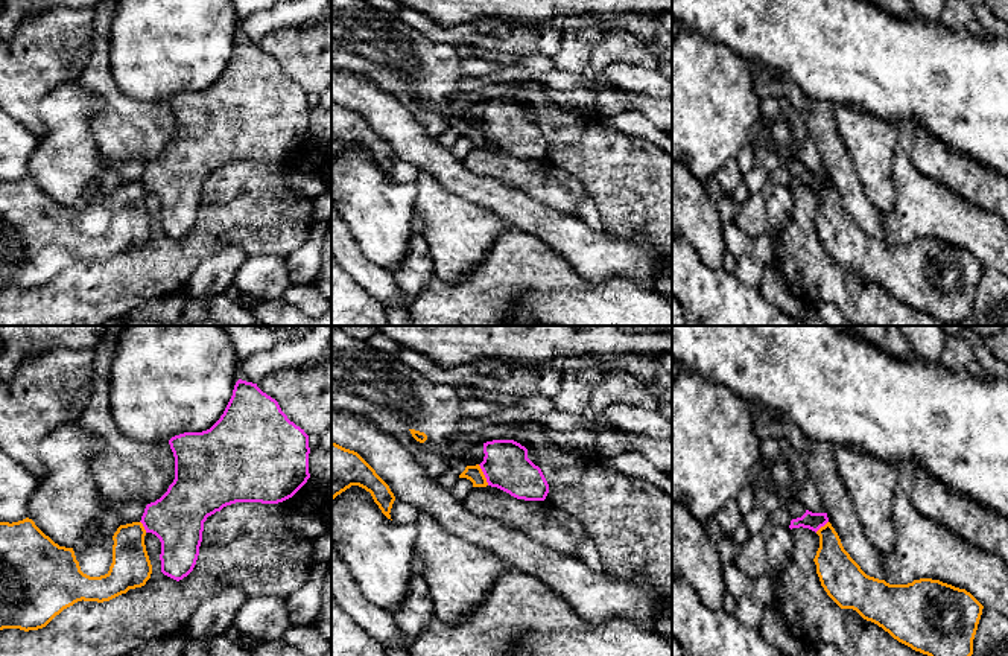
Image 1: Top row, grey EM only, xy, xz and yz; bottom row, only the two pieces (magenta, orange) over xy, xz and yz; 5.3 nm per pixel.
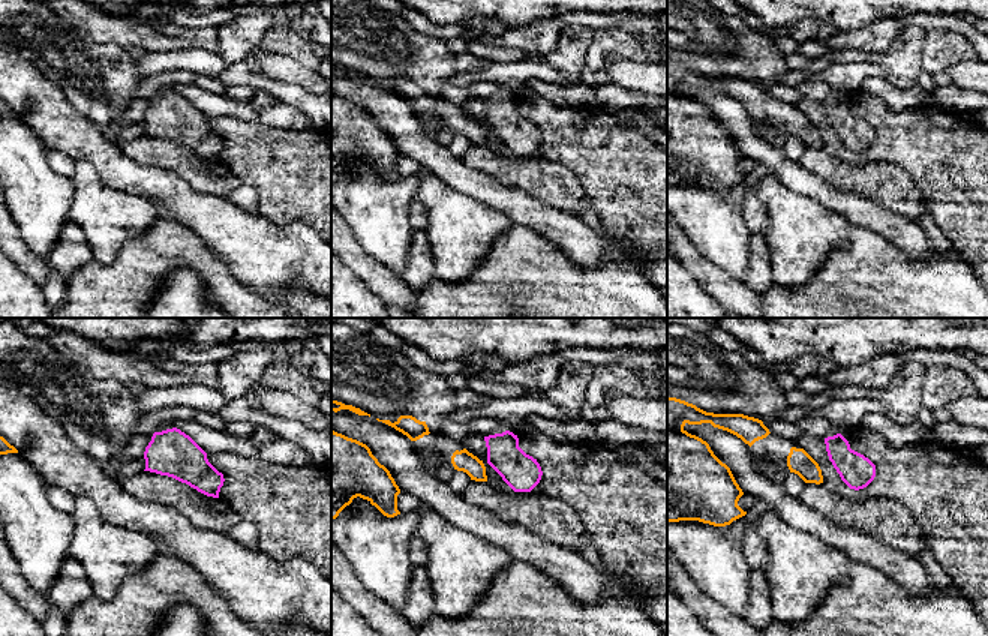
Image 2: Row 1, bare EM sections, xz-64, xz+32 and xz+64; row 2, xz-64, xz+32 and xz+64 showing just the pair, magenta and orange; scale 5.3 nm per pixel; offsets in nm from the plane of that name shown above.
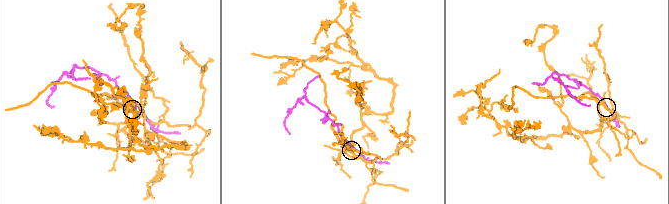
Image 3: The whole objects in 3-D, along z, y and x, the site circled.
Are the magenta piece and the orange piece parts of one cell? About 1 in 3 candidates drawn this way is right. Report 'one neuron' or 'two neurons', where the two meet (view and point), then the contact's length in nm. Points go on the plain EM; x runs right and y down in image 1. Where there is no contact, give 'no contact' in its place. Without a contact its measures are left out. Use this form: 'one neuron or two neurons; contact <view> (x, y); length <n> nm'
two neurons; contact xz (484, 133); length 130 nm

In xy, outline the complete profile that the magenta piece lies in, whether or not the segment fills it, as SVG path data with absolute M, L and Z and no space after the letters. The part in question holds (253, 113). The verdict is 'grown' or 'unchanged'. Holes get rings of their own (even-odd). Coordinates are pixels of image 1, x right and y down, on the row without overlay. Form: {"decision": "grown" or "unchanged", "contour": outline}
{"decision": "unchanged", "contour": "M242 38L210 88L175 94L169 103L175 116L175 139L160 158L146 164L140 181L161 201L161 231L176 240L196 224L208 175L236 161L283 161L310 137L309 94L287 78L275 58Z"}

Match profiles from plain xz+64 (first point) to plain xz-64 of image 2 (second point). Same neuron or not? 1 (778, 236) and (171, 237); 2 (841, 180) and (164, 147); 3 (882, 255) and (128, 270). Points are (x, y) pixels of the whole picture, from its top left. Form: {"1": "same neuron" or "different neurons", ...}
{"1": "different neurons", "2": "same neuron", "3": "same neuron"}

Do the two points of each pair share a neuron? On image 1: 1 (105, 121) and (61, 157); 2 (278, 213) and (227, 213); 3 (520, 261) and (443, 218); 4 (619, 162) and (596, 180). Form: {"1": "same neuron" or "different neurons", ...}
{"1": "different neurons", "2": "same neuron", "3": "different neurons", "4": "same neuron"}

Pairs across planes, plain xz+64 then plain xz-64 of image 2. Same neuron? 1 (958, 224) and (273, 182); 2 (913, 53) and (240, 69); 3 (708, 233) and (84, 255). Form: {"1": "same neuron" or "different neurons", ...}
{"1": "same neuron", "2": "different neurons", "3": "different neurons"}

